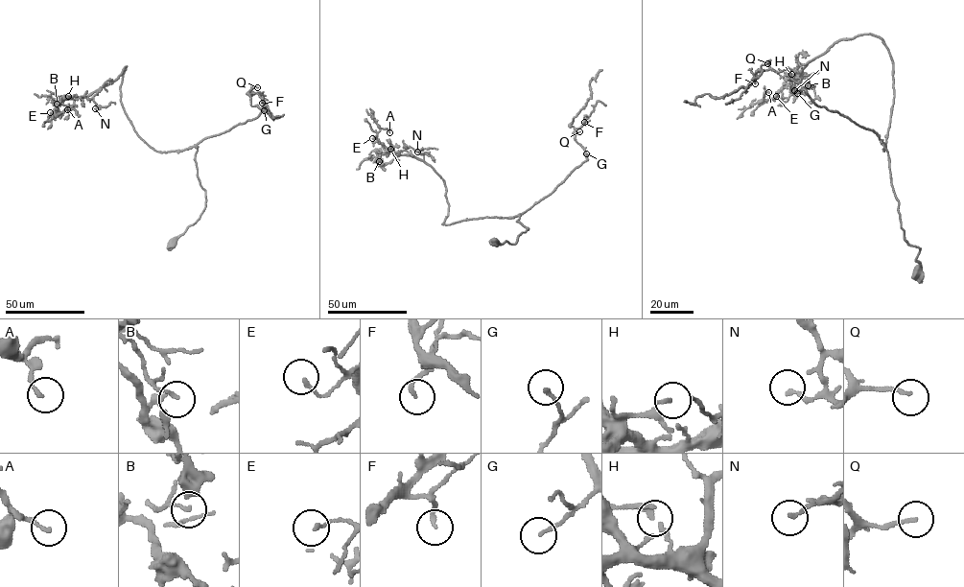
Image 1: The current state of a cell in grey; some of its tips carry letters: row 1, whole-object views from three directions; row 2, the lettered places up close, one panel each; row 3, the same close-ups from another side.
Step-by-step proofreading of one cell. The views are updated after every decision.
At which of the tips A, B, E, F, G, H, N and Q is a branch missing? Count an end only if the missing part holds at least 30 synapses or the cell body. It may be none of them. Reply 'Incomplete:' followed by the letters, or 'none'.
Incomplete: none

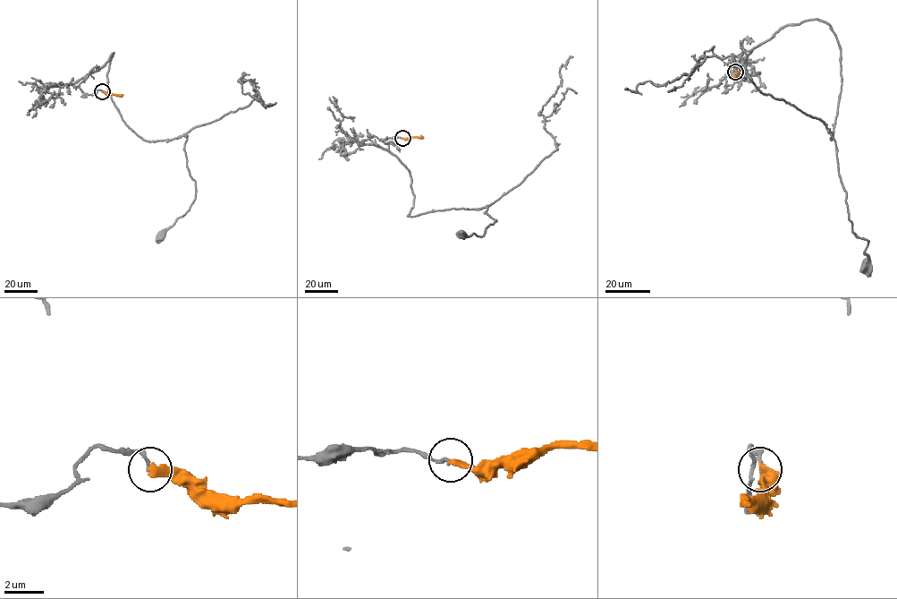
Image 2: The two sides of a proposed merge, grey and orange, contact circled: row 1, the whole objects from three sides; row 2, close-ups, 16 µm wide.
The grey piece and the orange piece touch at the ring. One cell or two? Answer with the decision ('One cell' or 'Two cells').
Two cells

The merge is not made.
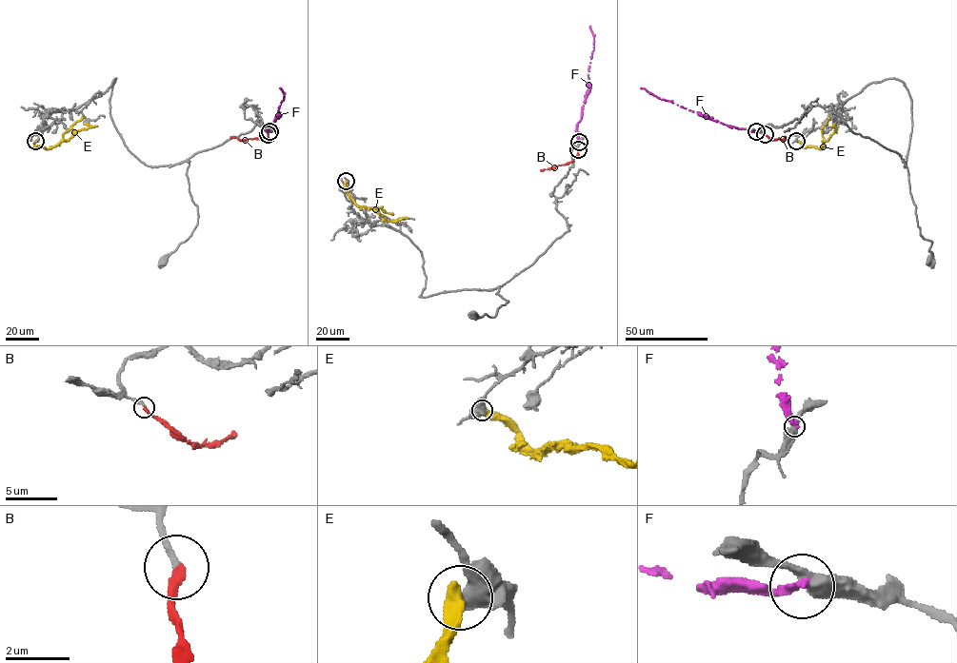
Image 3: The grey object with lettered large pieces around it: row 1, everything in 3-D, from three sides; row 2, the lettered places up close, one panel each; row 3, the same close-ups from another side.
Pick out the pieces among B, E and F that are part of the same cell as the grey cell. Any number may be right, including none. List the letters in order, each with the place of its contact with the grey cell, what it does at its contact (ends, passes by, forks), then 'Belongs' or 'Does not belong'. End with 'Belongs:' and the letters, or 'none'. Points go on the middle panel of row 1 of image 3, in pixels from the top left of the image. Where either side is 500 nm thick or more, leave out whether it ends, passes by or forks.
B: Touches grey at (578, 149). It ends there. Belongs
E: Touches grey at (346, 181). Does not belong
F: Touches grey at (579, 142). It ends there. Does not belong
Belongs: B

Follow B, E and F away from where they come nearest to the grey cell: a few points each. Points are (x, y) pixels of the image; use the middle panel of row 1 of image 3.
B: (578, 149), (578, 155), (568, 164), (540, 170)
E: (346, 182), (346, 191), (357, 204), (374, 209), (388, 221), (400, 219), (393, 220)
F: (579, 142), (577, 124), (589, 87), (588, 67), (594, 49), (593, 34), (589, 26)

